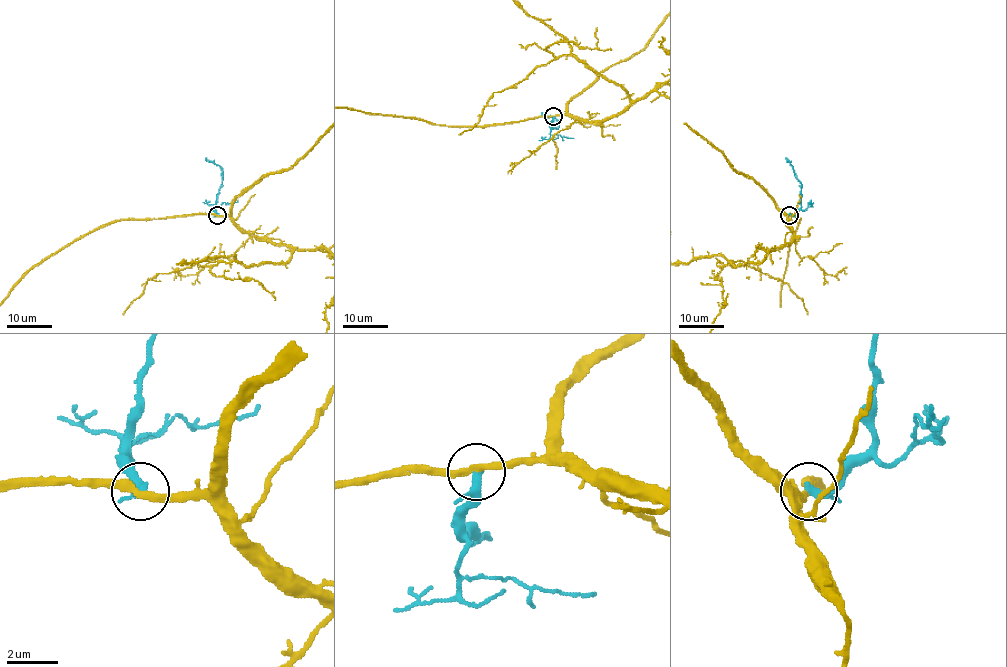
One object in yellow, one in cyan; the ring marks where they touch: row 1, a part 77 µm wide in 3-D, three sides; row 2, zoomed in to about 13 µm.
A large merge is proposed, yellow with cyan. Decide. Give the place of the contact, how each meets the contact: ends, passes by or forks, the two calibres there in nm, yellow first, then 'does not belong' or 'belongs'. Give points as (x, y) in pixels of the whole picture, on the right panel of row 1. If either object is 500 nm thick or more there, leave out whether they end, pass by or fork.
at (789, 215); yellow passes by; cyan passes by; 280 nm thick on the yellow side, 280 nm on the other; does not belong

